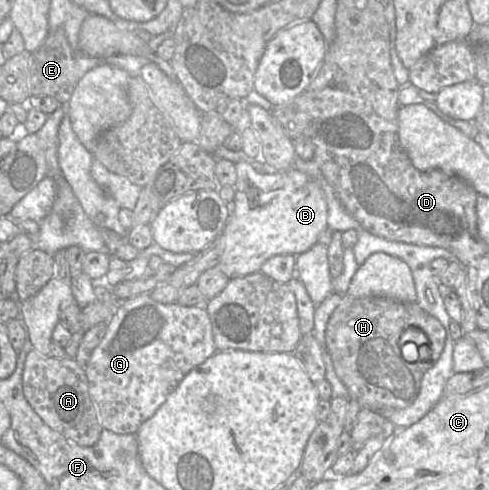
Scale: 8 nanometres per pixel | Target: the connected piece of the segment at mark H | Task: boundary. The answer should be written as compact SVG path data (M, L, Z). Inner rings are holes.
M344 294L328 320L325 343L335 373L347 388L350 400L356 400L363 408L380 411L383 408L403 409L414 402L419 394L424 373L442 354L446 334L447 331L441 322L423 310L416 302L400 302L380 296L355 297ZM408 327L419 328L427 335L430 349L427 361L409 362L403 358L398 340Z

